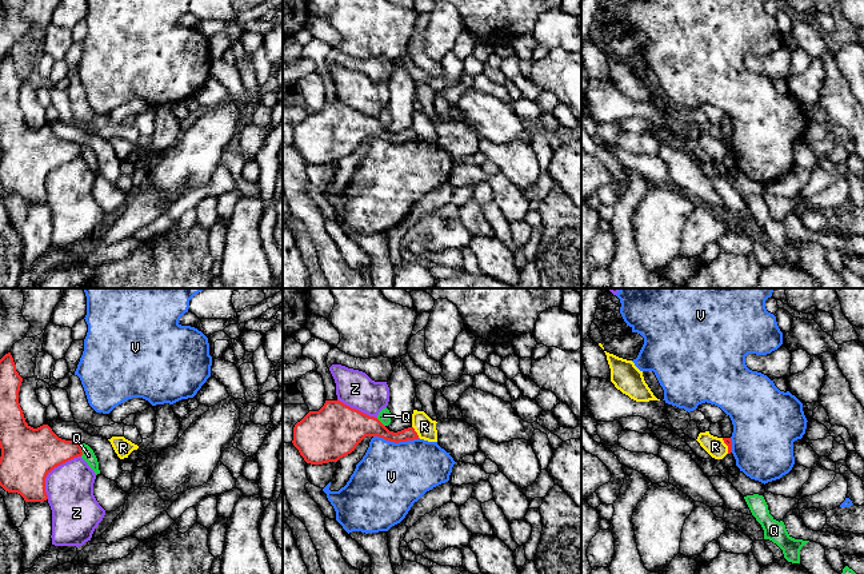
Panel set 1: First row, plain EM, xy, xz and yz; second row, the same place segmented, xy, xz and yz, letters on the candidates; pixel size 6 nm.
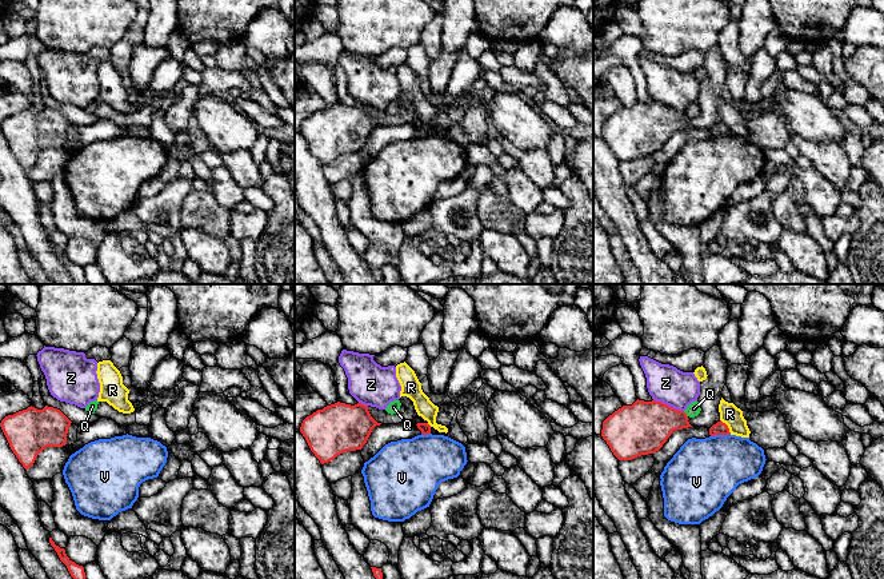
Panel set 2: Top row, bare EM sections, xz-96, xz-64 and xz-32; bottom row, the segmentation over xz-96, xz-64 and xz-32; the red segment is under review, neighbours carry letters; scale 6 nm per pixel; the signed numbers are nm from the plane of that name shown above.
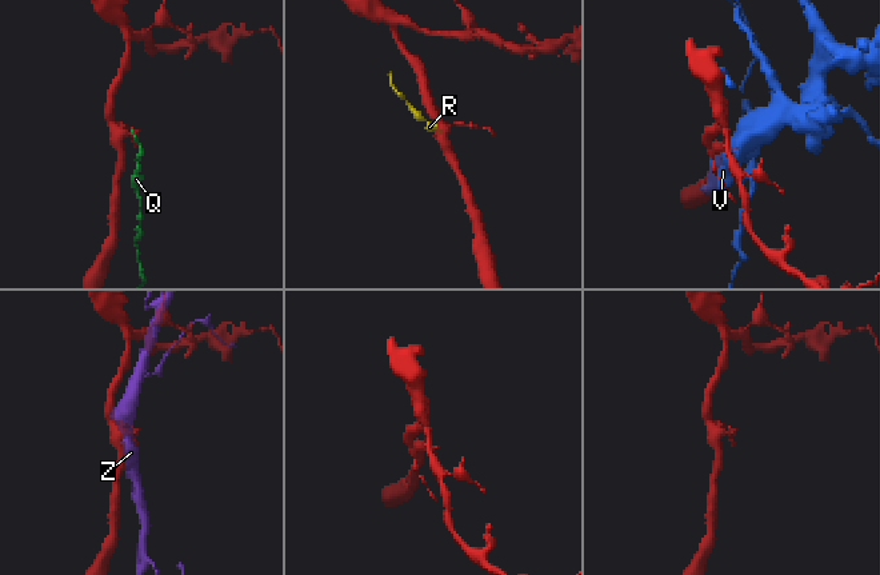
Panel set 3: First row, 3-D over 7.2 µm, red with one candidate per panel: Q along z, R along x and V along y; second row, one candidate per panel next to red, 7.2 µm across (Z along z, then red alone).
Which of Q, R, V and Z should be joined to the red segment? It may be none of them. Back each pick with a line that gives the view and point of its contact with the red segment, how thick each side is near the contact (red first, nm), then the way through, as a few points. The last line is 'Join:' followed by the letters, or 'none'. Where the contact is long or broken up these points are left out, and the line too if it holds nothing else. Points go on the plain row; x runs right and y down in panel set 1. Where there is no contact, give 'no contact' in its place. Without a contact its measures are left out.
Join: none

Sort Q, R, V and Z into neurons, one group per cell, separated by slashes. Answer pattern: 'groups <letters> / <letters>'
groups Q / R / V / Z

